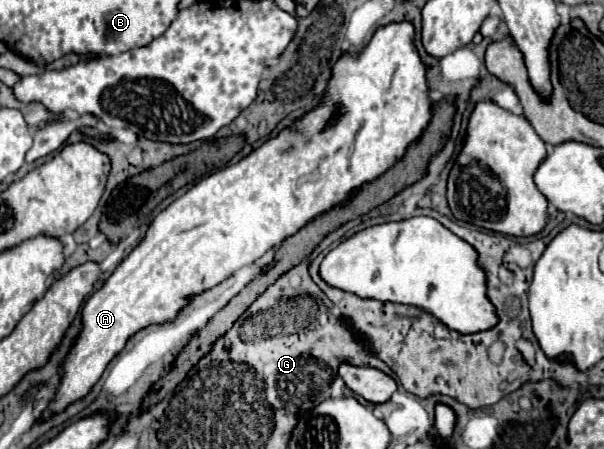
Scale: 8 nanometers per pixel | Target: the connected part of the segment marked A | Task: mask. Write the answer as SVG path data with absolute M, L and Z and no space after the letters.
M410 21L388 23L376 29L368 45L358 55L344 51L338 57L332 65L326 91L314 109L296 119L290 127L282 129L276 137L264 141L242 161L226 165L224 169L204 177L158 213L142 243L116 267L102 289L86 301L82 309L84 329L62 365L62 383L42 417L62 411L66 405L84 397L100 379L114 355L122 351L128 337L138 329L174 319L190 295L202 293L236 273L240 267L254 263L274 245L280 245L286 237L302 229L308 221L340 205L354 189L374 181L380 173L386 173L396 161L400 161L406 149L422 137L432 119L432 99L426 83L426 71L428 67L422 63L414 45L414 25Z

